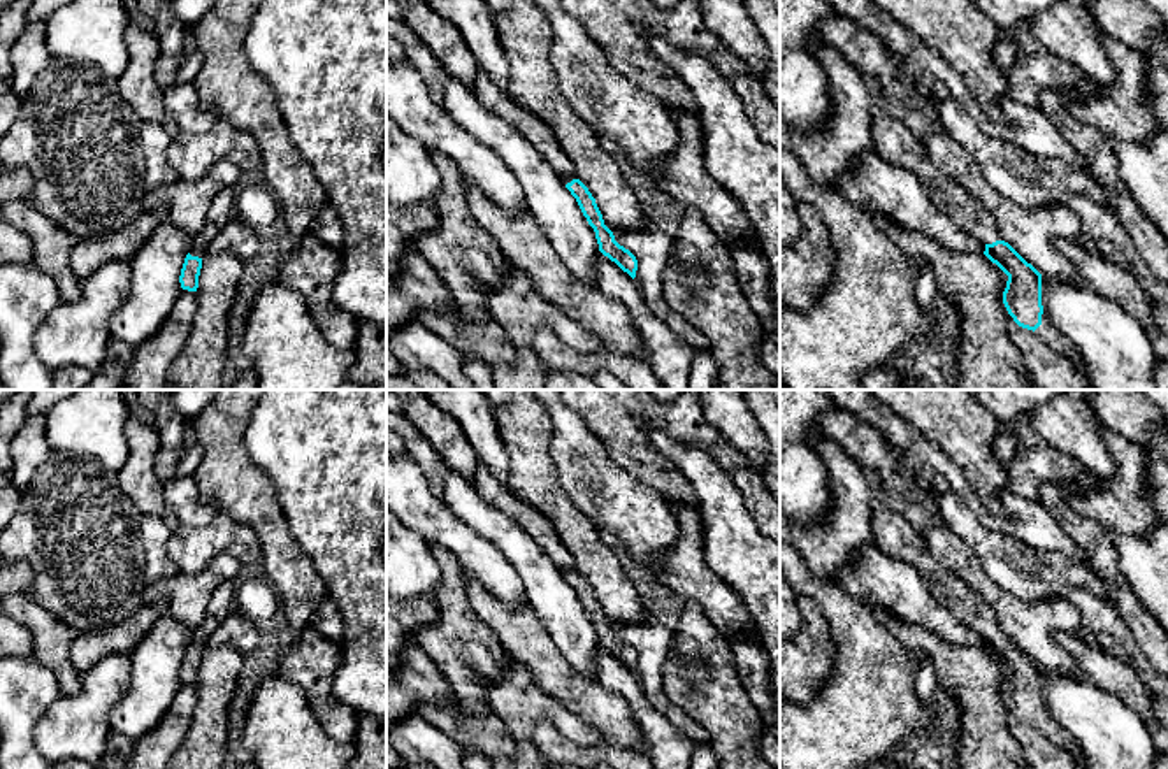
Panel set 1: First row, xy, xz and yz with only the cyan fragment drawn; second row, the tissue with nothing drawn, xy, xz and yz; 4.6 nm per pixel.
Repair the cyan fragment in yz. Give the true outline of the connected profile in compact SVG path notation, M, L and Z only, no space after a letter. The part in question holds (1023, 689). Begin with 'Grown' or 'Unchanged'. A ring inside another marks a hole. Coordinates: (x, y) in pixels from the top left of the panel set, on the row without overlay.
Grown. M878 499L873 506L871 527L876 548L915 567L938 602L984 637L984 648L1008 669L1003 697L1013 715L1033 723L1056 746L1078 753L1080 746L1043 706L1042 667L1003 634L994 611L978 600L959 576L933 558L922 532L903 516L901 507Z

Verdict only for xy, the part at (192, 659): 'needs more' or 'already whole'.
needs more

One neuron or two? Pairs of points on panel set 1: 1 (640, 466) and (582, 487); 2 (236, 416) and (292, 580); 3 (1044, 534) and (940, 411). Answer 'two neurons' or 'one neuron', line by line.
1: two neurons
2: one neuron
3: two neurons

